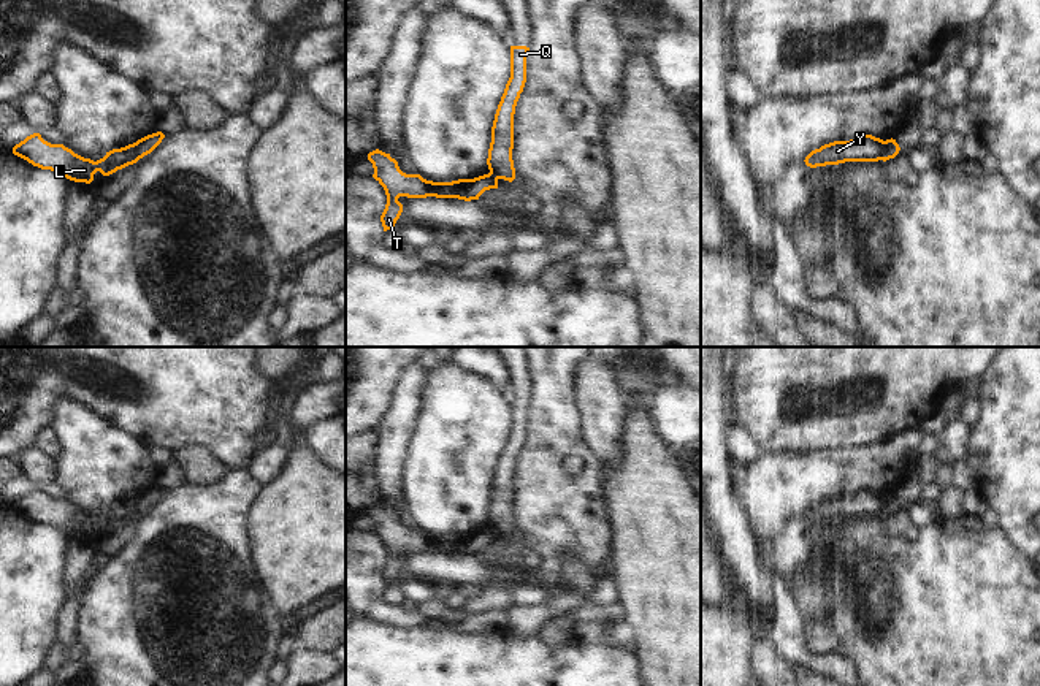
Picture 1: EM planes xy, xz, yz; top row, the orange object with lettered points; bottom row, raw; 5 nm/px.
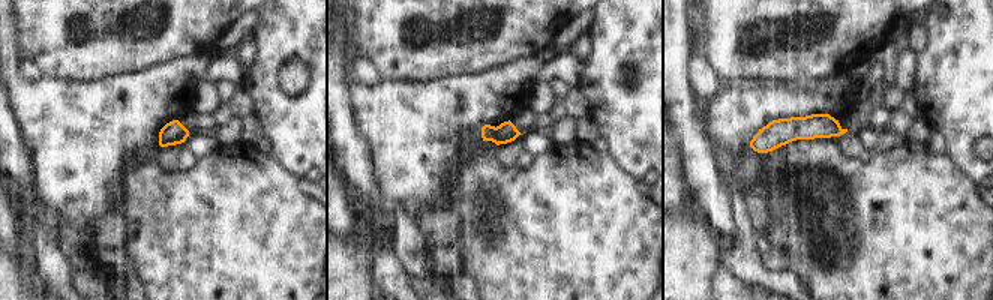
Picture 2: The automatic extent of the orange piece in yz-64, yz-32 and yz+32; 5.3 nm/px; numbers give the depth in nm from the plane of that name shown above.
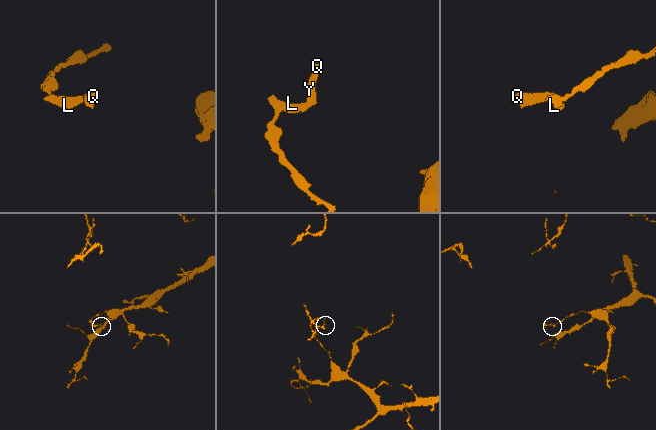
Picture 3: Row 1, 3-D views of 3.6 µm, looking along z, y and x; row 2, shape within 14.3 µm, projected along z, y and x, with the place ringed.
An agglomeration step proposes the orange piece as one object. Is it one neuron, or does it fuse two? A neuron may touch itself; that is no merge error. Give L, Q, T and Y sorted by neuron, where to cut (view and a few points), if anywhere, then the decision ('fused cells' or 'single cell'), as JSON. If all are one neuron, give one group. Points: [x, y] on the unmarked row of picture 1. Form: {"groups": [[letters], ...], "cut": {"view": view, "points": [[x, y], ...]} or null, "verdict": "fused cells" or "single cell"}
{"groups": [["L", "T"], ["Q", "Y"]], "cut": {"view": "yz", "points": [[883, 496], [880, 514]]}, "verdict": "fused cells"}

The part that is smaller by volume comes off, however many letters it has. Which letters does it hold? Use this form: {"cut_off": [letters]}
{"cut_off": ["Q", "Y"]}

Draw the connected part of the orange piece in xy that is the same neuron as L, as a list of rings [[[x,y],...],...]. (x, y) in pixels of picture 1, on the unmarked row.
[[[33,488],[16,499],[13,509],[27,515],[33,521],[57,526],[70,535],[86,539],[94,535],[97,526],[103,531],[109,531],[143,513],[136,509],[136,497],[133,497],[120,504],[113,504],[106,507],[103,513],[94,516],[75,509],[63,499],[51,499],[44,496],[40,488]]]

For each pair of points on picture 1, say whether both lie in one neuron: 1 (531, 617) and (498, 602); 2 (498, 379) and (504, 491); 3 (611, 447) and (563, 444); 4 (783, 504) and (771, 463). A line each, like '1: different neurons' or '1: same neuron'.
1: different neurons
2: different neurons
3: different neurons
4: same neuron

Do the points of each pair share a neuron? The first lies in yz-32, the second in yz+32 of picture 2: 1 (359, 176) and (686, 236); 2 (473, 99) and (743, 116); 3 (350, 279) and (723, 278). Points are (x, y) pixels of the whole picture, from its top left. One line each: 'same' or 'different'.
1: different
2: same
3: different

